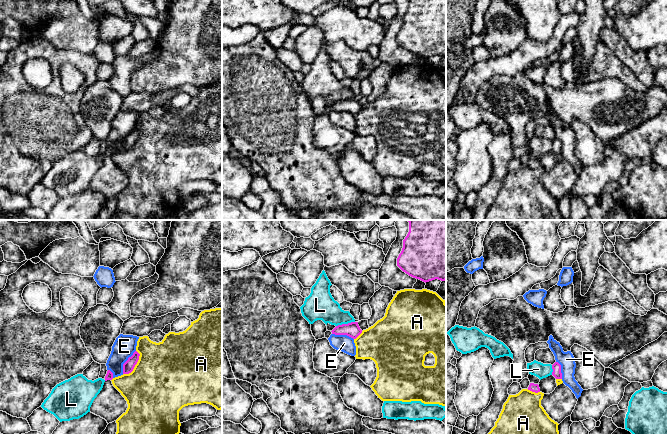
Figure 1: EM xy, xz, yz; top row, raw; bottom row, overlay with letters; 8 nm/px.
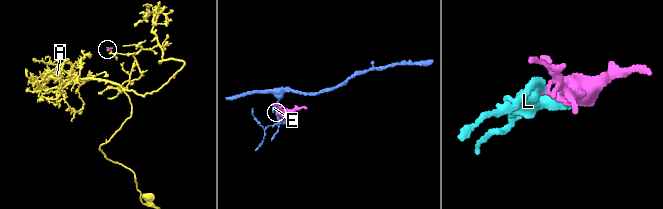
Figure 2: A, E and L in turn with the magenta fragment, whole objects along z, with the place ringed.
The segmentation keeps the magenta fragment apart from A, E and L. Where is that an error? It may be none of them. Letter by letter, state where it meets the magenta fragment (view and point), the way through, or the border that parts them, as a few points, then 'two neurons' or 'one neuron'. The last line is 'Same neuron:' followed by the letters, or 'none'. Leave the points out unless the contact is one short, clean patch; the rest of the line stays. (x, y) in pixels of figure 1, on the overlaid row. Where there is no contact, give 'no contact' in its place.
A: meets magenta in xy at (135, 364); two neurons
E: meets magenta in xy at (125, 362); border along xy (135, 350), (123, 364), (122, 373); two neurons
L: meets magenta in xz at (345, 324); border along xz (354, 321), (336, 326); two neurons
Same neuron: none

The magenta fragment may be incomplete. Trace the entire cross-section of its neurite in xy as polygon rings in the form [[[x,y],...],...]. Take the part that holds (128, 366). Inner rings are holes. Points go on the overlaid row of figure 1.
[[[135,351],[131,357],[123,364],[123,374],[129,374],[133,371],[135,365],[139,360],[140,354]]]

